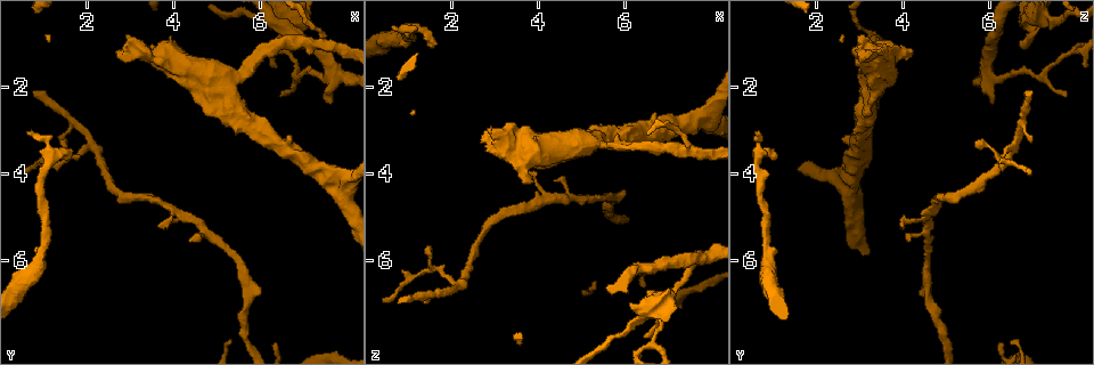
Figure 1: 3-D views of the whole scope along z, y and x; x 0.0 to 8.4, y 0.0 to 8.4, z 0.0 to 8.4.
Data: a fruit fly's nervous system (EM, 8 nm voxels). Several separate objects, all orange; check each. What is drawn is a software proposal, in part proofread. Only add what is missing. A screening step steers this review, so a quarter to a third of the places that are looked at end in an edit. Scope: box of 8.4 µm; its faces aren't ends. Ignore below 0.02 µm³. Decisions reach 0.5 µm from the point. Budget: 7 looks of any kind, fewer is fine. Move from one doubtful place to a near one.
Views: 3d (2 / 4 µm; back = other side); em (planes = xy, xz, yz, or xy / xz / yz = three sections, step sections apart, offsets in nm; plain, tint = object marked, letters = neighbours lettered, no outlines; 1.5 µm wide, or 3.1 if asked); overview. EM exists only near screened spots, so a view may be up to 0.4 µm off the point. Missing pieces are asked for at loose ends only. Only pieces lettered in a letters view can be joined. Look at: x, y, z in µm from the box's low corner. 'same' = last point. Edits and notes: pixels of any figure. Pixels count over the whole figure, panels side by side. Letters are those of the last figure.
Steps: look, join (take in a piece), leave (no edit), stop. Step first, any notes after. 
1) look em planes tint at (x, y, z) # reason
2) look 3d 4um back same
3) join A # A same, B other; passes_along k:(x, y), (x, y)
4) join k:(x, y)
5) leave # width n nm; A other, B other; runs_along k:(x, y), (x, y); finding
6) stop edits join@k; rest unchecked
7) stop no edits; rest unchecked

look 3d 4um at (2.75, 1.35, 3.20) # an open end

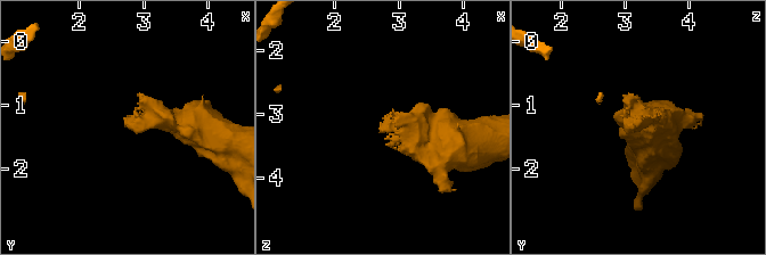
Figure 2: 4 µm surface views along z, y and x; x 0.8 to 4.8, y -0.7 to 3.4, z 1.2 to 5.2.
look em xy step 8 letters at (2.75, 1.35, 3.10) # now the EM

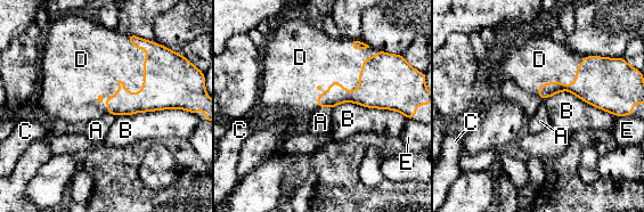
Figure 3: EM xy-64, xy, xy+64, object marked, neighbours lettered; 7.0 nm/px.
join D # A other, B other, C other, D same, E other; it goes on there

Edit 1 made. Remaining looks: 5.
look 3d 2um at (7.65, 2.40, 6.10) # an open end

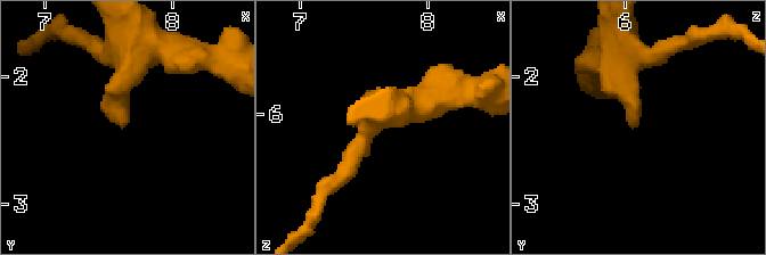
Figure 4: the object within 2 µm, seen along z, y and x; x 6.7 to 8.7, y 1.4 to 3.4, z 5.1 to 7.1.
look em planes letters at (7.68, 2.40, 6.08)

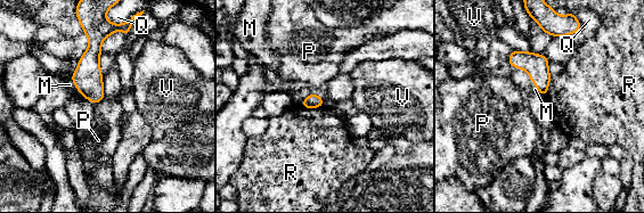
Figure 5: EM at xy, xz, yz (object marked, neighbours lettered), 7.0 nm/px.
join M # longest_contact R 160 nm; M same, P other, Q other, R other, V other; the neuron continues

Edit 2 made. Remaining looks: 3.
look overview

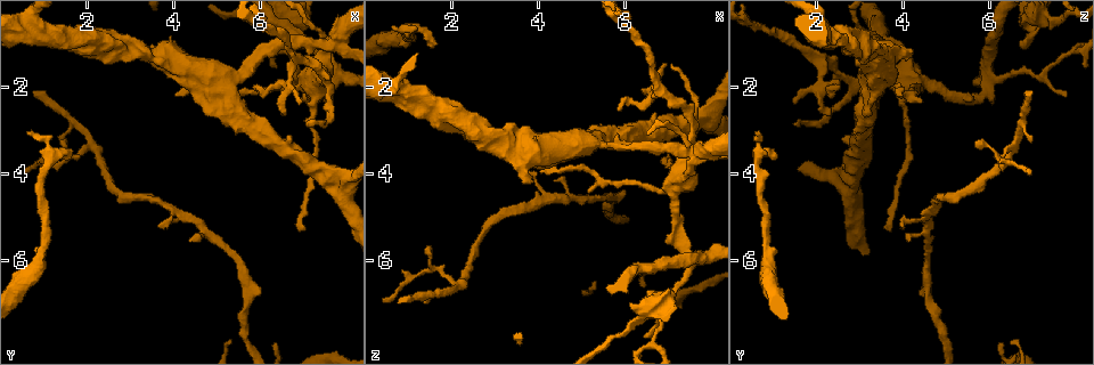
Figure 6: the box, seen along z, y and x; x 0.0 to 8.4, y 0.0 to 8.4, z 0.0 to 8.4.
look em planes tint at (0.75, 2.10, 7.00) # free end

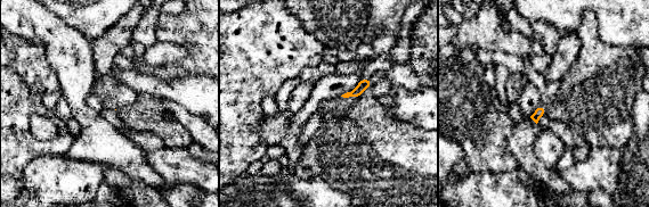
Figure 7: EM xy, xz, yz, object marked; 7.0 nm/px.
look em planes letters same # what lies round it

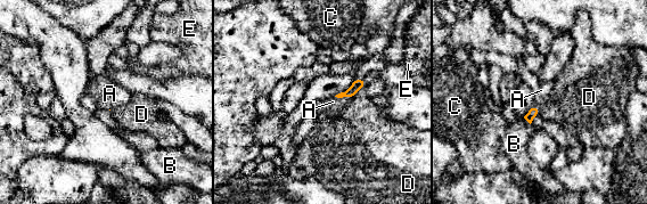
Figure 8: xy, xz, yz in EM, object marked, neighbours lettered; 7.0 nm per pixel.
join A # A same, B other, C other, D other, E other; the neuron continues

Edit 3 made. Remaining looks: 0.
stop edits join@3, join@5, join@8; rest unchecked

